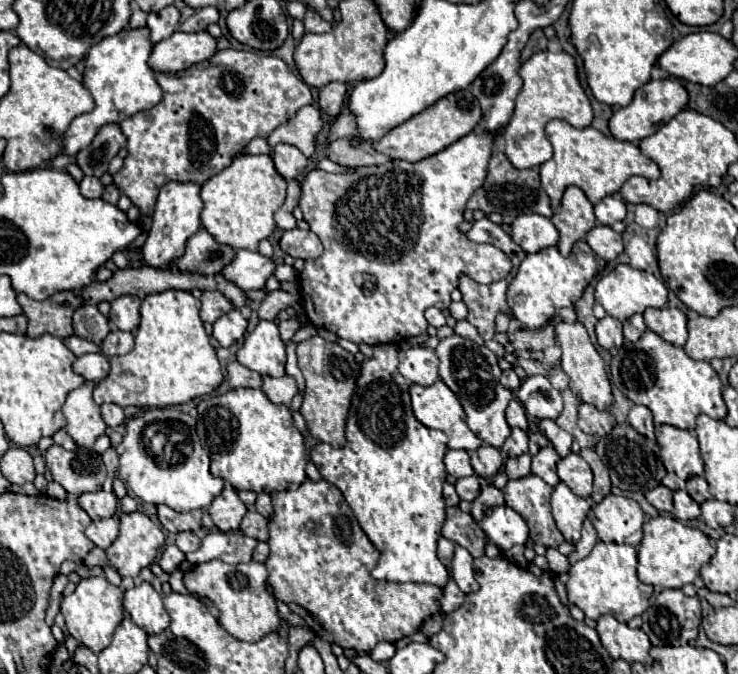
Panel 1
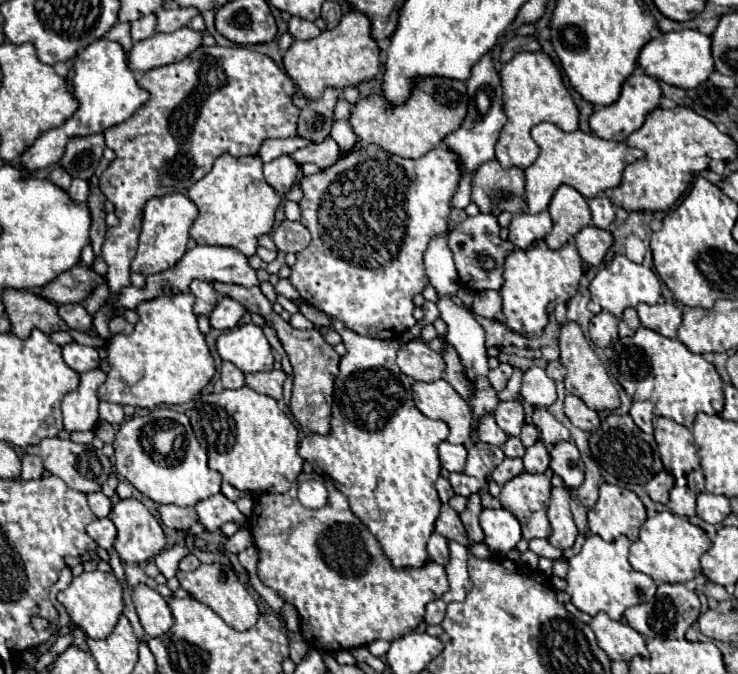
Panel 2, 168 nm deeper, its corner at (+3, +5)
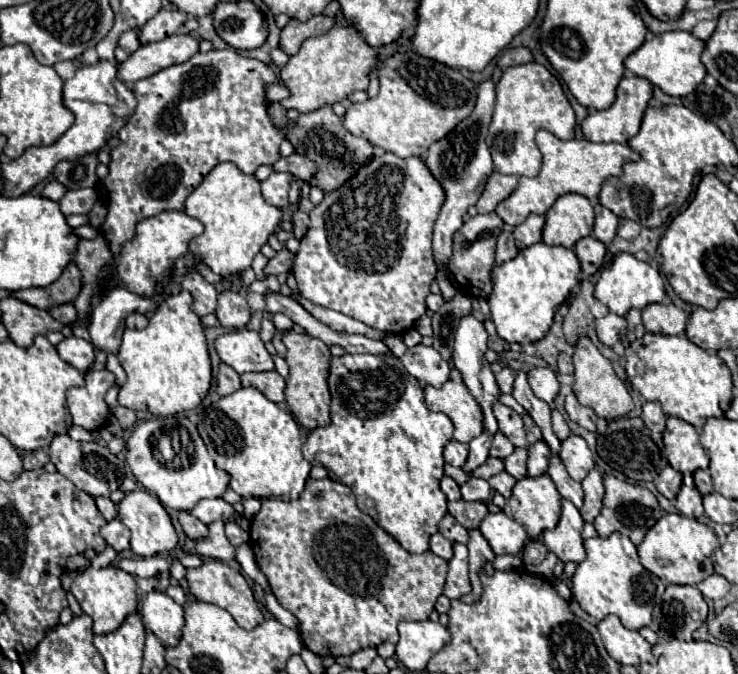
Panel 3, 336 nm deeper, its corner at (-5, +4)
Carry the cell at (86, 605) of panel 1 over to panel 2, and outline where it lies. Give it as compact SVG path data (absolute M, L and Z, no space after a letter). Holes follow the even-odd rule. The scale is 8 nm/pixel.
M100 570L82 572L80 576L76 576L72 580L72 584L58 594L58 602L66 608L72 622L78 628L82 628L88 638L94 638L94 640L106 638L114 630L114 626L116 626L116 622L124 610L124 598L122 598L120 582L116 580L114 574L100 572Z

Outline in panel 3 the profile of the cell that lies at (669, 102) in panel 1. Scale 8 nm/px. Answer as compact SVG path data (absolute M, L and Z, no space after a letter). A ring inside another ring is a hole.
M626 75L616 87L614 103L604 111L590 111L588 117L582 121L580 127L582 127L584 139L594 141L594 143L606 143L606 141L628 143L628 139L638 133L640 123L642 123L642 113L646 111L650 99L652 99L652 85L642 77Z

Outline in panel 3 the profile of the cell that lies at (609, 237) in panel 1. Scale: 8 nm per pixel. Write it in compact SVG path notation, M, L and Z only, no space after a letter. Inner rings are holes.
M590 235L590 237L584 237L584 239L580 239L580 241L576 243L574 253L576 253L578 261L580 261L582 271L584 271L586 275L594 275L594 273L600 269L602 261L604 261L606 247L604 247L598 239L594 239L594 237Z

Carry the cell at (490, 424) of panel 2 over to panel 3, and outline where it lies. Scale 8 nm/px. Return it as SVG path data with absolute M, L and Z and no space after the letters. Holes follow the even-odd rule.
M496 433L492 439L492 445L490 445L490 457L506 459L508 455L512 455L512 451L514 451L512 443L502 433Z

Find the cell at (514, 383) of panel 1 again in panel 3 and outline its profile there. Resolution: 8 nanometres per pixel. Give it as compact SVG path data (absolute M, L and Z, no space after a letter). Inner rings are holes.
M504 367L500 373L496 373L496 385L500 387L502 393L512 393L512 387L514 387L514 371Z

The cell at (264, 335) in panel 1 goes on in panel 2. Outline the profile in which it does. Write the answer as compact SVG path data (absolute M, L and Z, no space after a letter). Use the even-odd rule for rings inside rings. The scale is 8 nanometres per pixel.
M244 324L240 328L220 334L216 342L222 360L236 364L244 374L272 370L274 356L268 338L256 324Z

